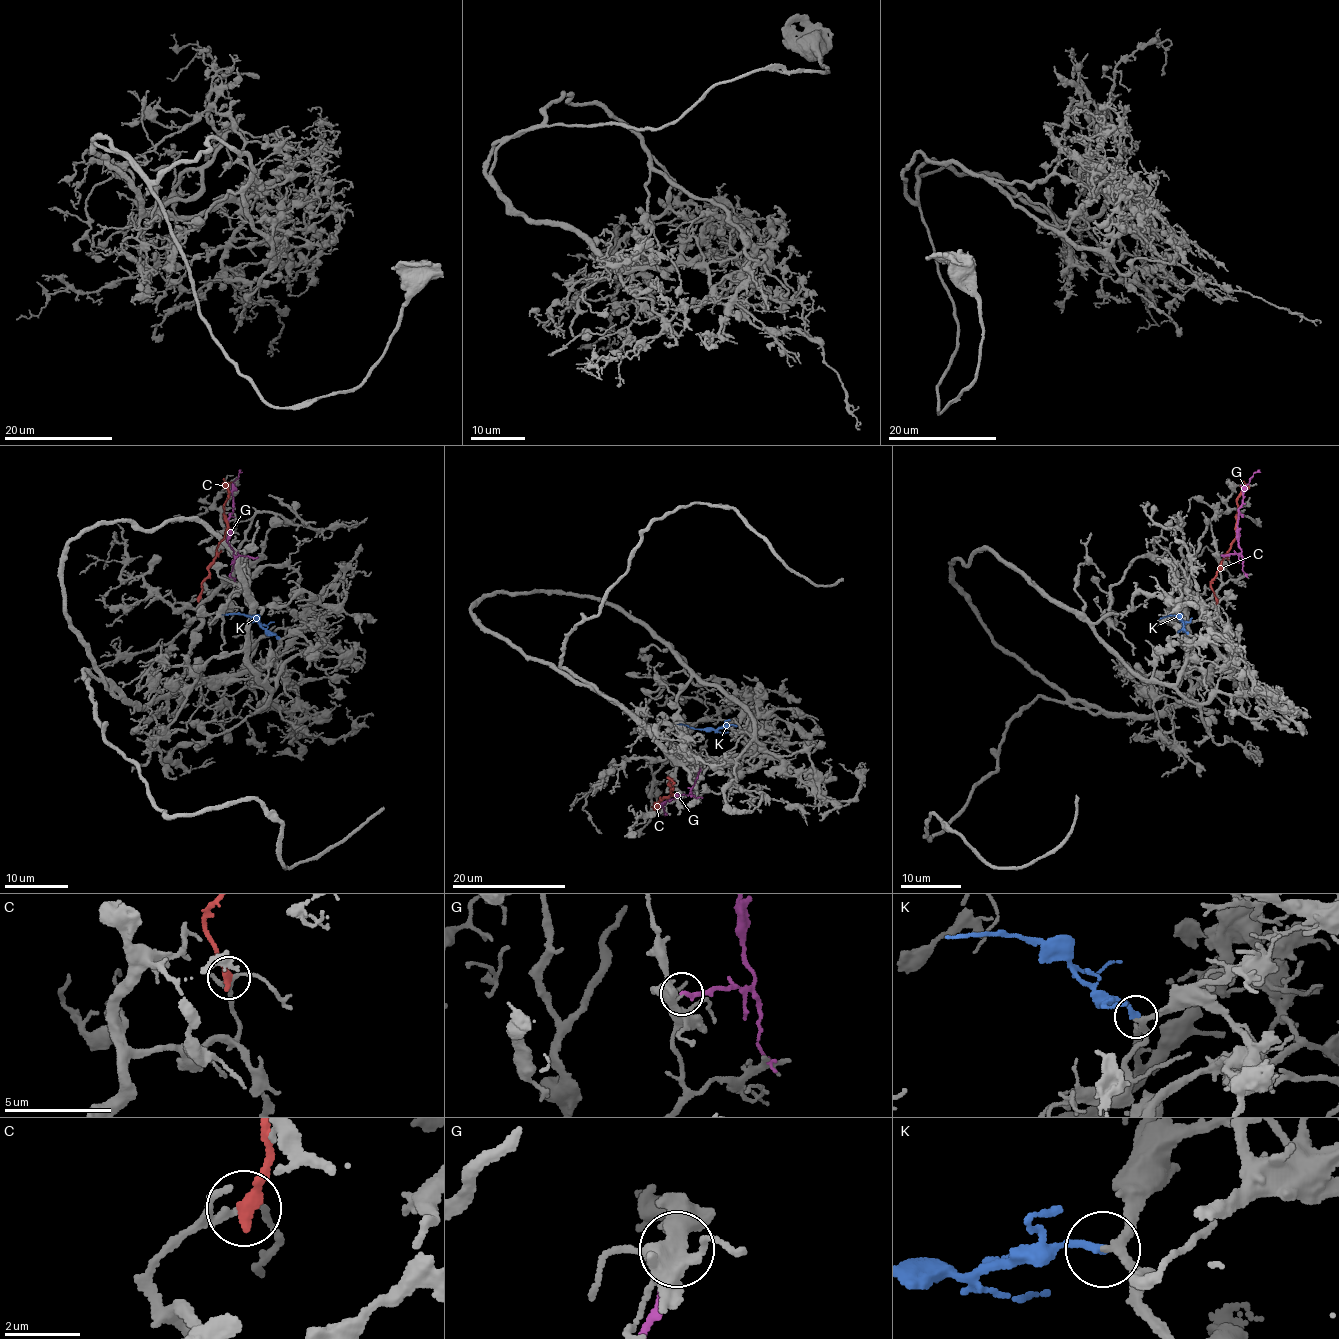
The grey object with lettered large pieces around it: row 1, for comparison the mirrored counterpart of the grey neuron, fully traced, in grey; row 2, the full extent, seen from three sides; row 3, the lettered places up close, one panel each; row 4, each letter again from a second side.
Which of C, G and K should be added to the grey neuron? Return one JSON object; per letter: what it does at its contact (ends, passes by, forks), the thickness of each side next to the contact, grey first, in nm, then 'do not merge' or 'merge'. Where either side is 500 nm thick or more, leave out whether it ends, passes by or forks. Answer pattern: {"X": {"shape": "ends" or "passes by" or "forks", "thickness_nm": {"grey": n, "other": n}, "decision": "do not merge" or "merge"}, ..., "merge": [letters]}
{"C": {"shape": "ends", "thickness_nm": {"grey": 160, "other": 380}, "decision": "do not merge"}, "G": {"shape": "ends", "thickness_nm": {"grey": 320, "other": 190}, "decision": "do not merge"}, "K": {"shape": "ends", "thickness_nm": {"grey": 200, "other": 240}, "decision": "merge"}, "merge": ["K"]}

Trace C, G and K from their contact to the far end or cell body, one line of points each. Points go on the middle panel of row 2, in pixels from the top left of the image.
C: (673, 784), (667, 778), (673, 794), (659, 799), (651, 806)
G: (699, 768), (698, 778), (688, 795), (669, 796), (667, 800), (661, 801), (661, 808), (667, 815)
K: (736, 726), (697, 729), (677, 724)

